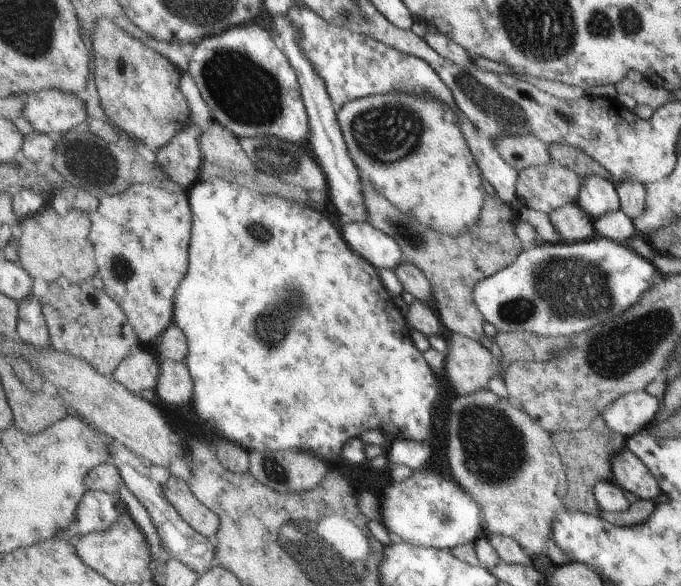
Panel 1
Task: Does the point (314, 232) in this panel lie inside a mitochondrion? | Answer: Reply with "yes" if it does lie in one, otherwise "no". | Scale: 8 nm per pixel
no

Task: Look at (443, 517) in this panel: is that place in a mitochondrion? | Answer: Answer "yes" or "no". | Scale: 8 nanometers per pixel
yes

